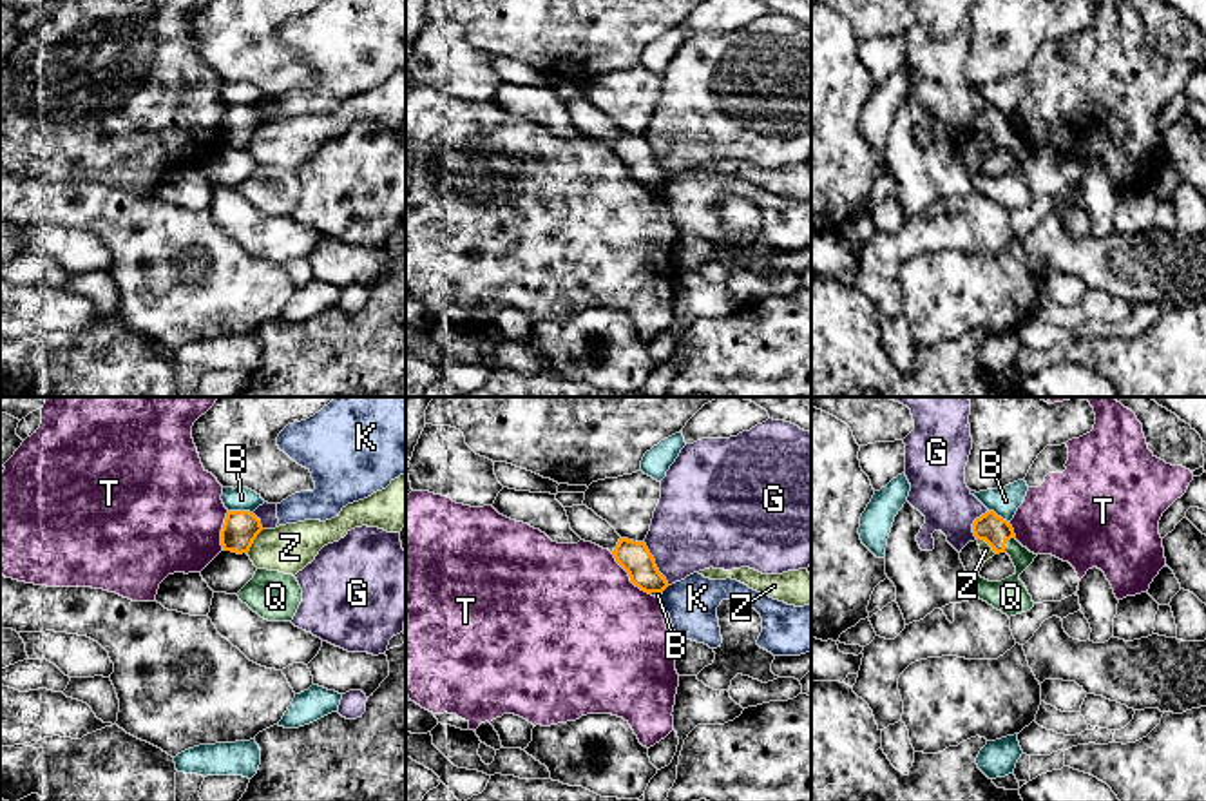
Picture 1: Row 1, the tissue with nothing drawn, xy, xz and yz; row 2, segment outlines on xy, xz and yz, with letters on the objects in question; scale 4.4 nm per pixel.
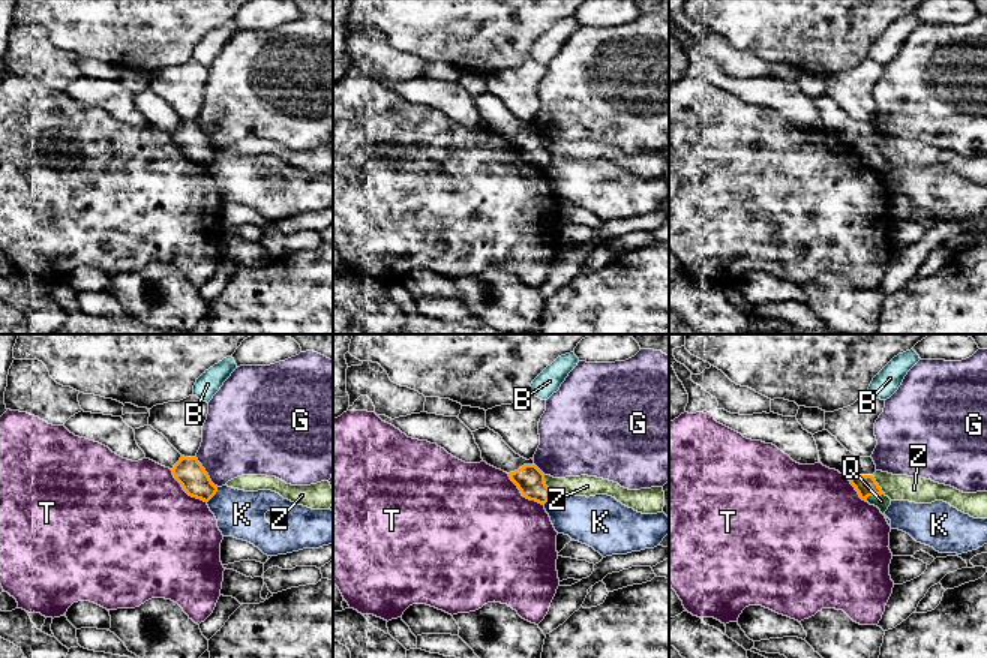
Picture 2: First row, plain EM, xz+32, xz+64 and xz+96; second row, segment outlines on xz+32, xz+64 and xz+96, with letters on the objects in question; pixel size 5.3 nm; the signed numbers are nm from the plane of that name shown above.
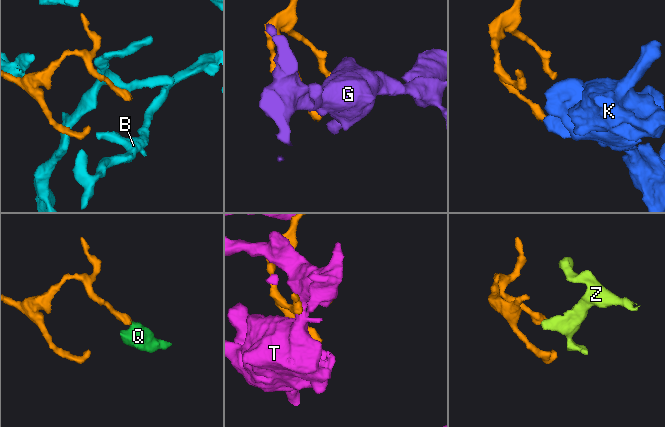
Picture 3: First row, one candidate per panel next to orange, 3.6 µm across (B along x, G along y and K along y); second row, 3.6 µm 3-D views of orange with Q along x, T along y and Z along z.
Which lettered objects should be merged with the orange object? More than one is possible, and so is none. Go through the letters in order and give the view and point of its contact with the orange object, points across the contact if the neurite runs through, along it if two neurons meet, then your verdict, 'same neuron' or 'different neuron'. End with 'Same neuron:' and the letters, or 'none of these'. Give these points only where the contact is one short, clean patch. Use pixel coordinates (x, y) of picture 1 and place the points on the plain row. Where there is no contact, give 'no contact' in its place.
B: contact xy (241, 106); different neuron
G: contact xz (654, 158); different neuron
K: contact xz (665, 182); border xz (669, 180), (661, 185); different neuron
Q: contact yz (1005, 136); way yz (991, 122), (1005, 136), (1018, 149), (1011, 191); same neuron
T: contact xz (629, 169); different neuron
Z: contact xy (252, 136); border xy (263, 124), (247, 147); different neuron
Same neuron: Q

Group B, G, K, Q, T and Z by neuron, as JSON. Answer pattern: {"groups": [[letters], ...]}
{"groups": [["B"], ["G"], ["K"], ["Q"], ["T"], ["Z"]]}

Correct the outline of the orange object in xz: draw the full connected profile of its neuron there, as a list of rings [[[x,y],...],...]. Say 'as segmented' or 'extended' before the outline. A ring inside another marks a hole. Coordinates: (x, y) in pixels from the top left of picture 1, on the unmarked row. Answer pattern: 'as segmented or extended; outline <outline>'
as segmented; outline [[[619,132],[612,145],[616,156],[628,167],[630,176],[641,185],[663,187],[668,181],[645,136]]]

